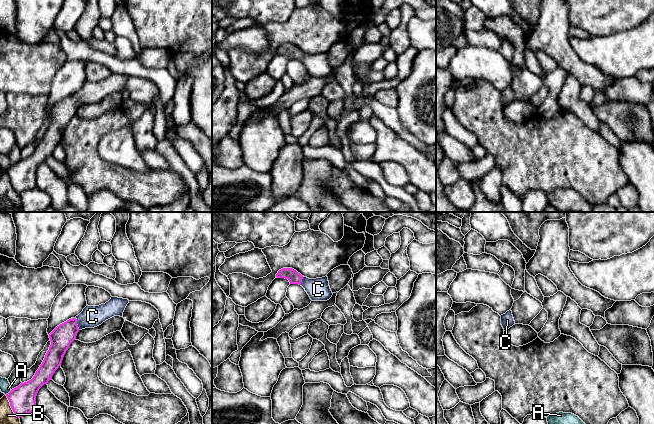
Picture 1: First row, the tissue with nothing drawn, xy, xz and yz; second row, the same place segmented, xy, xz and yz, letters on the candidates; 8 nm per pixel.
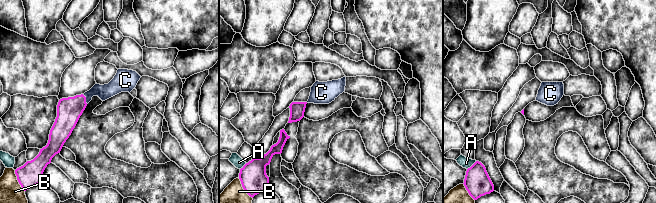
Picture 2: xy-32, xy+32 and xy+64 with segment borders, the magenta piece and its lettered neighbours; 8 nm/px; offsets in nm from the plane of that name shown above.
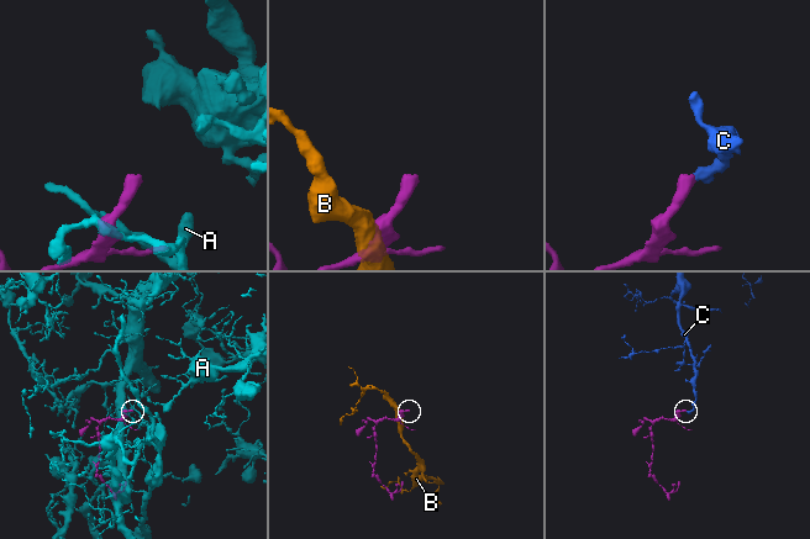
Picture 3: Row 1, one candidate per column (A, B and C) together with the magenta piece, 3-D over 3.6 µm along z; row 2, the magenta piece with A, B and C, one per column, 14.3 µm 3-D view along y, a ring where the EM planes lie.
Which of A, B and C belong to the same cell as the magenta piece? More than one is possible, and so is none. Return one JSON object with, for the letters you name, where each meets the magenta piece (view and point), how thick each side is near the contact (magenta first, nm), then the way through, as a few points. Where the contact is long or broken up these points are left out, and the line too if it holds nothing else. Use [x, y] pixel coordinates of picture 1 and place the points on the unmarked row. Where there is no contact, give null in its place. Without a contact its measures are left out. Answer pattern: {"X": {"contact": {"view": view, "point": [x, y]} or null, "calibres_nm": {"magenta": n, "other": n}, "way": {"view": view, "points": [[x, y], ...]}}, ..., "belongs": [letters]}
{"C": {"contact": {"view": "xy", "point": [76, 99]}, "calibres_nm": {"magenta": 180, "other": 180}, "way": {"view": "xy", "points": [[62, 112], [76, 99], [92, 92]]}}, "belongs": ["C"]}

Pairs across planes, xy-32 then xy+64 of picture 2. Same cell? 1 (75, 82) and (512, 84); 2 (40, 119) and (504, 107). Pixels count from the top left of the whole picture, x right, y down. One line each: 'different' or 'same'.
1: same
2: different

